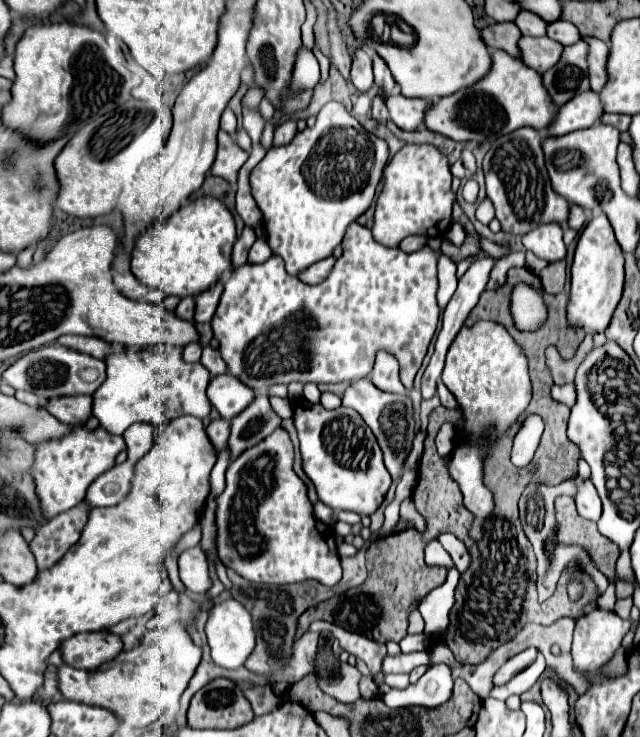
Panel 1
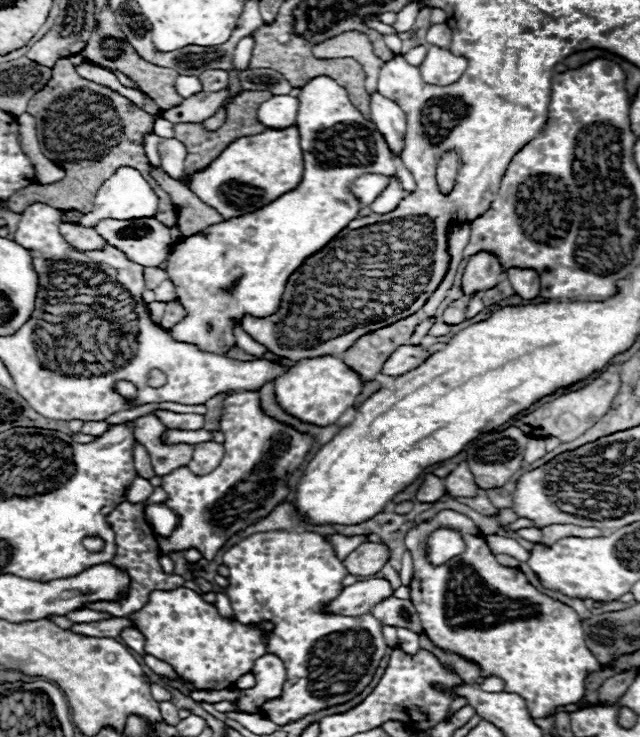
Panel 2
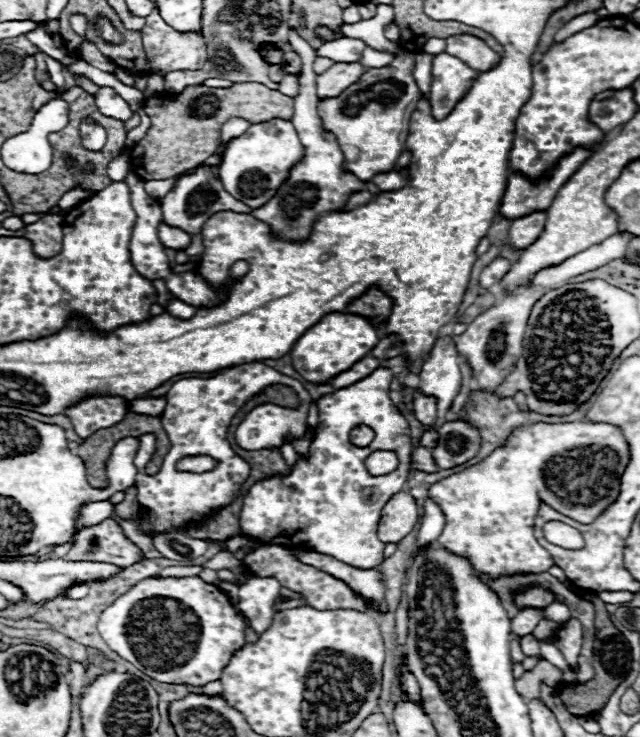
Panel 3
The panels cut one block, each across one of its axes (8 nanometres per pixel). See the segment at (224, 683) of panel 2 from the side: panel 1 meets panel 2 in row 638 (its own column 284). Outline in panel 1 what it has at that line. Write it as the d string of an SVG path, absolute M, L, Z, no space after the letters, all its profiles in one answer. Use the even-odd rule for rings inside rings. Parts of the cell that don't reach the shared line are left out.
M328 102L320 110L314 128L306 128L298 132L290 144L274 146L266 152L264 160L250 174L252 196L264 216L268 246L272 254L284 260L288 274L296 276L316 260L332 256L332 250L342 242L346 228L372 204L388 156L386 142L366 132L338 102Z

